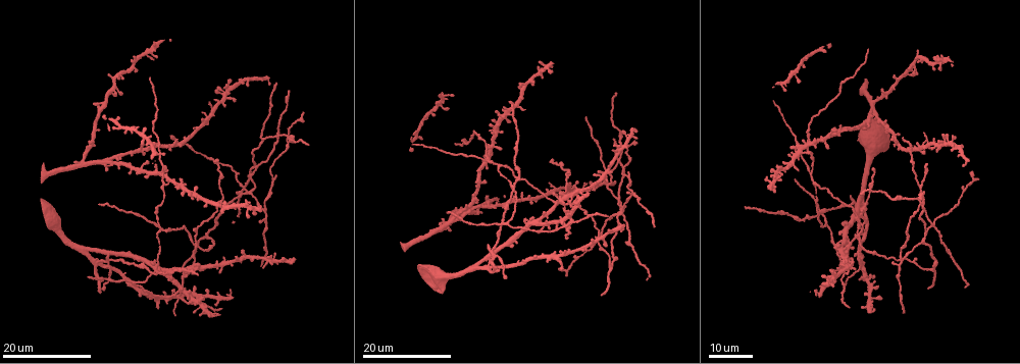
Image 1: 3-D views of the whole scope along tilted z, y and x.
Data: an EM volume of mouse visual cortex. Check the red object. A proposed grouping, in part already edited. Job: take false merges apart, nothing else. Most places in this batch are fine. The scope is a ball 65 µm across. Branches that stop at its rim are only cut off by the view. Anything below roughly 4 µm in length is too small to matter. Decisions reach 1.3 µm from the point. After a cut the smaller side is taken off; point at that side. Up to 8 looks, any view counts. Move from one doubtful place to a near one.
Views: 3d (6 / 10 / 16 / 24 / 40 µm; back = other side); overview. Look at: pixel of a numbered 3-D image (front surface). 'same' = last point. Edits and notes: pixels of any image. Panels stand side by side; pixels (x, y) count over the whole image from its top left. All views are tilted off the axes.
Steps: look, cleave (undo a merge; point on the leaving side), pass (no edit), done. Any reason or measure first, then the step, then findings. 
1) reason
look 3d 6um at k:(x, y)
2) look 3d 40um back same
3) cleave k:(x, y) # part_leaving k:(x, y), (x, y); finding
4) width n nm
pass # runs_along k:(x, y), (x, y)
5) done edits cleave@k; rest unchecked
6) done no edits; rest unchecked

three arms meet
look 3d 24um at 1:(930, 220)

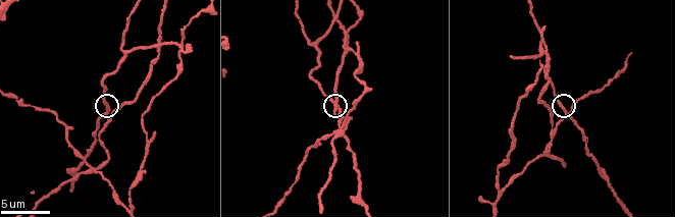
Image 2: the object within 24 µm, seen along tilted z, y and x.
look 3d 6um at 2:(558, 103)

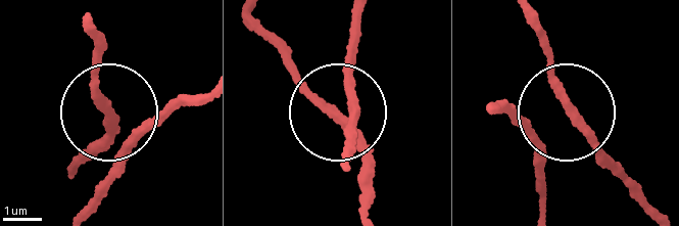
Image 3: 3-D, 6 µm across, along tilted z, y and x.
look 3d 6um back at 3:(110, 111)

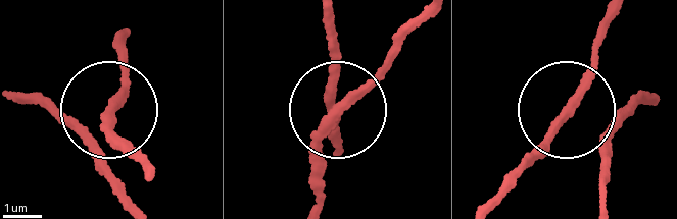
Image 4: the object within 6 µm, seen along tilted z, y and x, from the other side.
arms 3
pass # all the same neuron

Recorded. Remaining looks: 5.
thin arm on a thick one
look 3d 24um at 1:(195, 244)

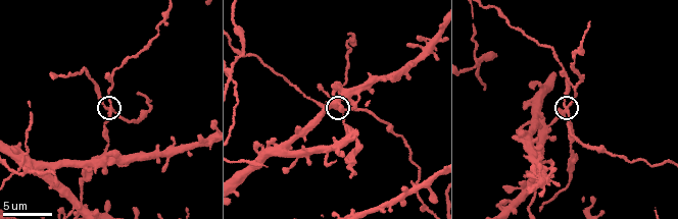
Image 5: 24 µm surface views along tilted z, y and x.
look 3d 10um at 5:(566, 111)

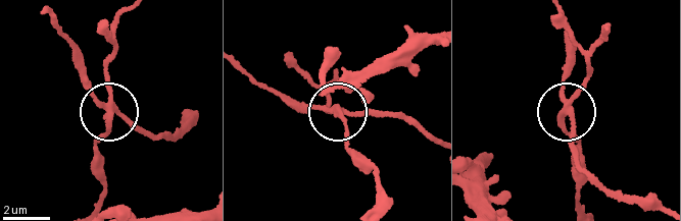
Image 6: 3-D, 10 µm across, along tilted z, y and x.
cleave 6:(104, 134) # part_leaving 6:(112, 108), (108, 68), (123, 16); a second neuron is stuck on

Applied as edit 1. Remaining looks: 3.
see it whole again
look overview

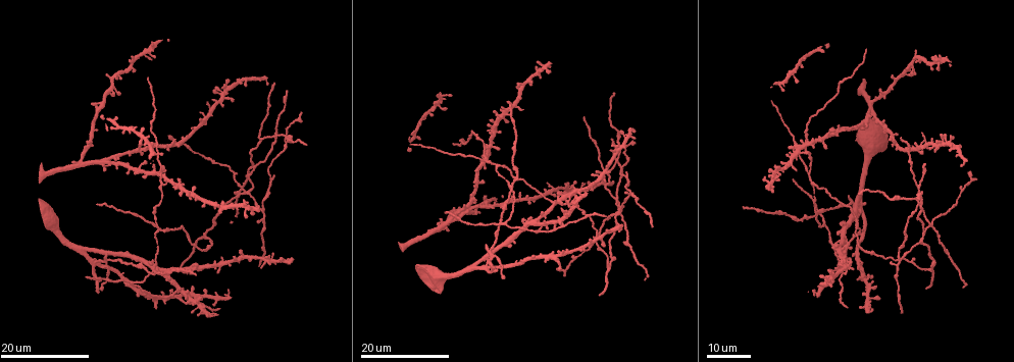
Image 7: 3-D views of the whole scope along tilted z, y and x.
three-way junction
look 3d 16um at 7:(161, 230)

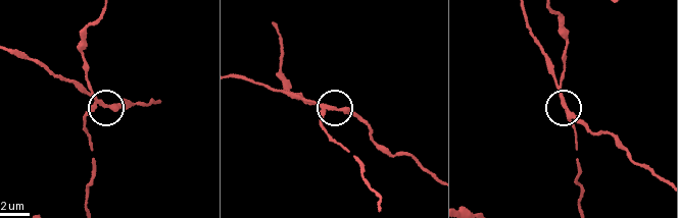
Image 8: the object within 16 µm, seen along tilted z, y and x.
look 3d 10um at 8:(330, 107)

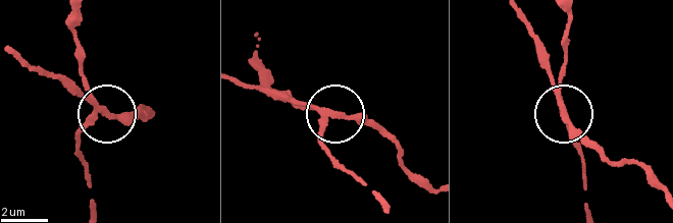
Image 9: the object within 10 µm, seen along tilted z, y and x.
width 200 nm
cleave 9:(84, 75) # part_leaving 9:(97, 109), (80, 142), (91, 208); a second neuron is stuck on

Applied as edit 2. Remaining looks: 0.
done edits cleave@6, cleave@9; rest unchecked

